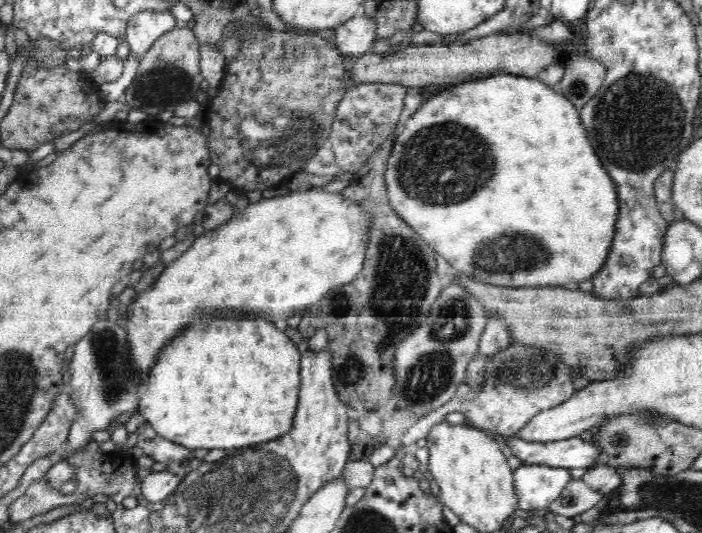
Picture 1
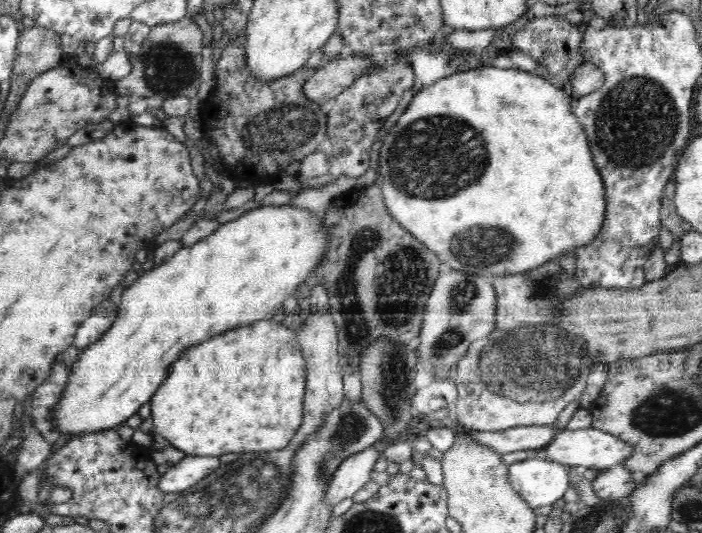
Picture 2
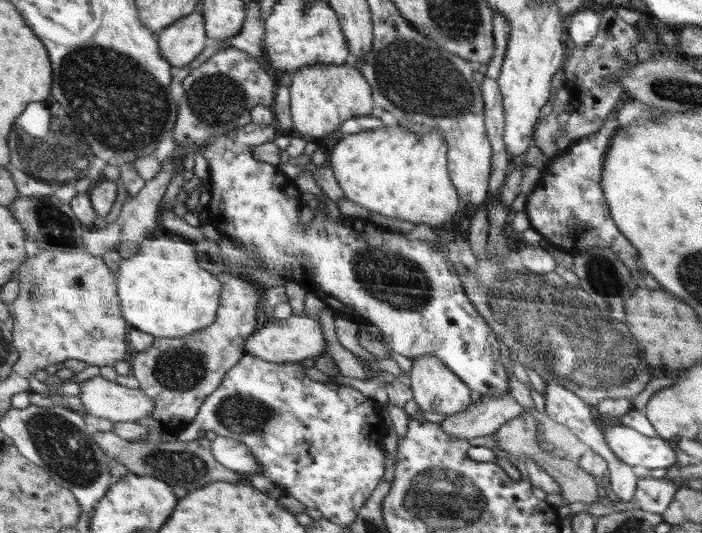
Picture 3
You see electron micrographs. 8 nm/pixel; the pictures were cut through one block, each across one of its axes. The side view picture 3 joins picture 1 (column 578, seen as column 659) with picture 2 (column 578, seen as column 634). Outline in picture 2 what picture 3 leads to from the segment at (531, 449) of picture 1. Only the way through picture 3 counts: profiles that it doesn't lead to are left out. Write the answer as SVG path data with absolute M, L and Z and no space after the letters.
M597 427L587 429L560 430L545 447L546 456L552 461L560 462L569 466L584 466L584 468L608 470L614 465L620 465L633 453L633 445L617 435L608 434L598 430Z

